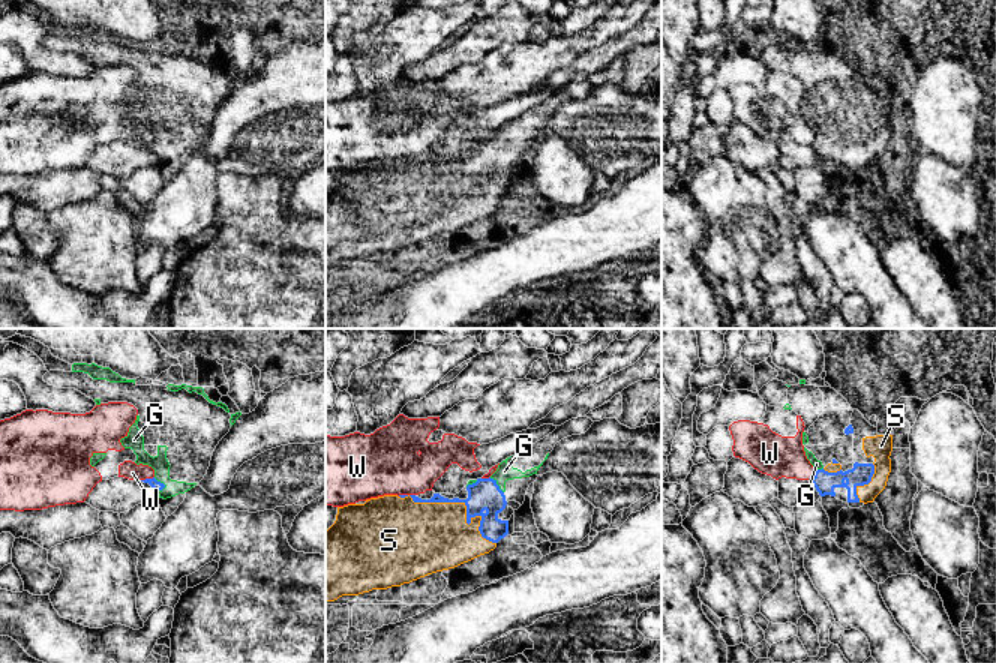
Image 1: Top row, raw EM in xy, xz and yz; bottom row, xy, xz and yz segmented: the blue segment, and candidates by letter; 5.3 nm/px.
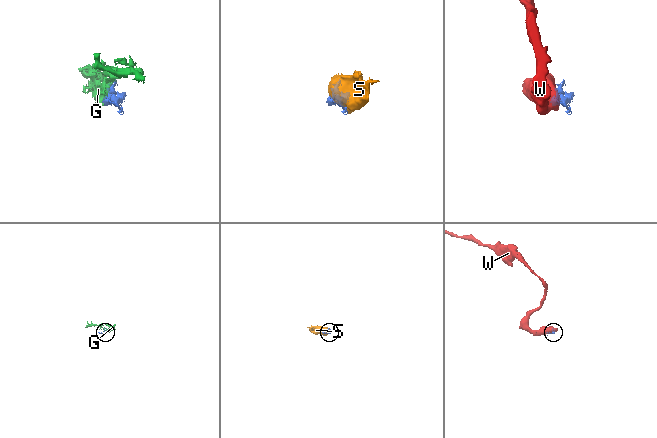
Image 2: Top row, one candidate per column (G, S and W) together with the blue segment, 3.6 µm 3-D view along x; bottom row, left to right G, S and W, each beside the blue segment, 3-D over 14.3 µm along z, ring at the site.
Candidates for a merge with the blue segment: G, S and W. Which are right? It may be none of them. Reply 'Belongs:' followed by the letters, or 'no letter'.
Belongs: G, S

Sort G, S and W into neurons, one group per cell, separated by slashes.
G S / W

